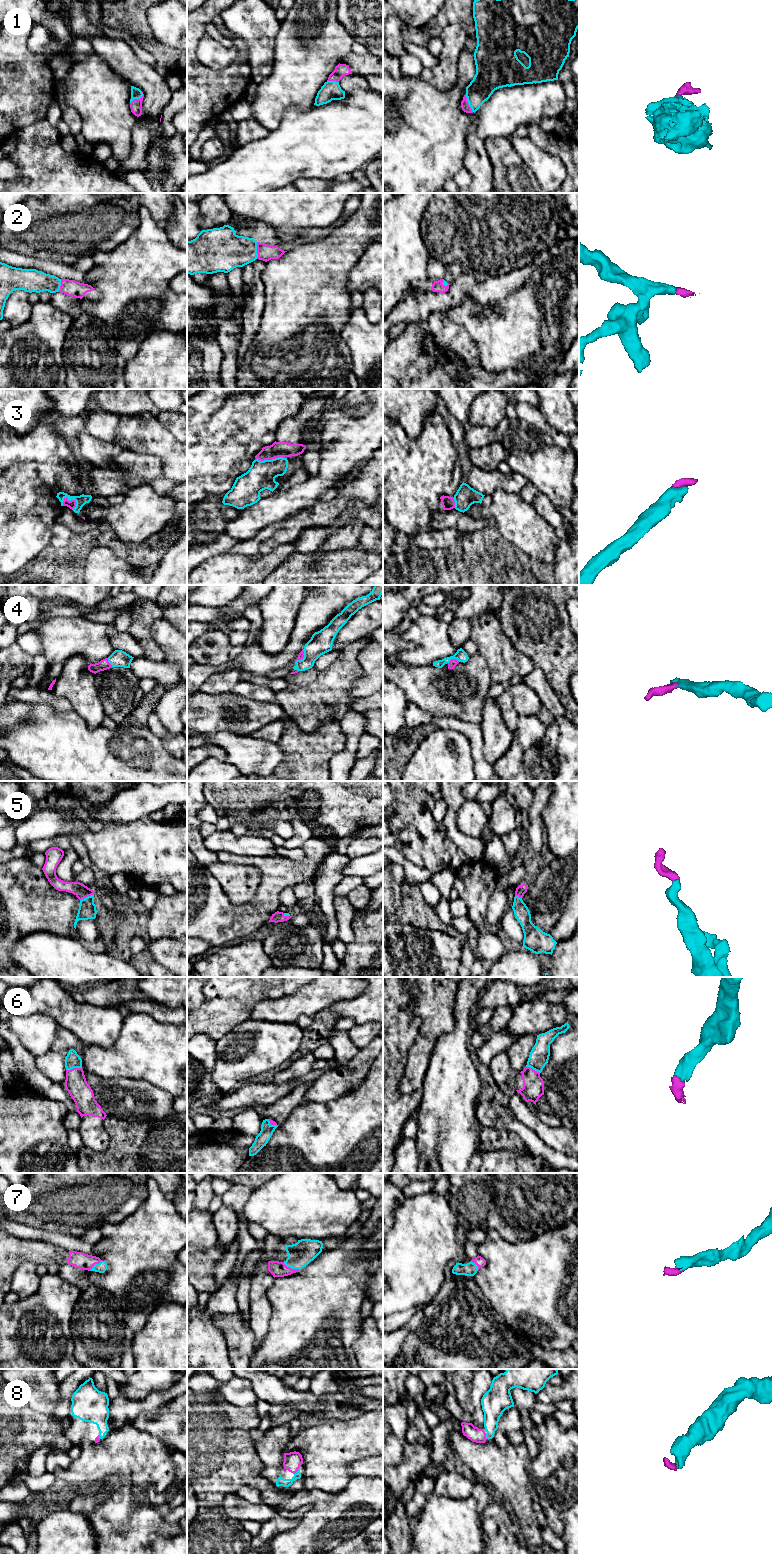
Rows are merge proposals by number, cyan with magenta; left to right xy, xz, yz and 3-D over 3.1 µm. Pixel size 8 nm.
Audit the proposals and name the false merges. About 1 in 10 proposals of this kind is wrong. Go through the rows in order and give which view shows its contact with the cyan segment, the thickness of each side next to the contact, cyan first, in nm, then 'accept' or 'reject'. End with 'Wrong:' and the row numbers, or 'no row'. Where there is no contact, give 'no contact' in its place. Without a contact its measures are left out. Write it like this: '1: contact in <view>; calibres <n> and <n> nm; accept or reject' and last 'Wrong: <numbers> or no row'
1: contact in yz; calibres 220 and 70 nm; accept
2: contact in xz; calibres 320 and 130 nm; accept
3: contact in xy; calibres 90 and 70 nm; accept
4: contact in yz; calibres 90 and 60 nm; accept
5: contact in xy; calibres 140 and 120 nm; accept
6: contact in xy; calibres 120 and 170 nm; accept
7: contact in xz; calibres 200 and 130 nm; accept
8: contact in xz; calibres 70 and 140 nm; accept
Wrong: no row

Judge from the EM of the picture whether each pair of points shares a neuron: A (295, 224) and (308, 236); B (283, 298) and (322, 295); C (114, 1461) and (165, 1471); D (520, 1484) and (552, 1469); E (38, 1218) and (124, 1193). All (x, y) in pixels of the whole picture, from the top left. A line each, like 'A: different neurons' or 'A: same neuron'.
A: different neurons
B: same neuron
C: same neuron
D: different neurons
E: same neuron

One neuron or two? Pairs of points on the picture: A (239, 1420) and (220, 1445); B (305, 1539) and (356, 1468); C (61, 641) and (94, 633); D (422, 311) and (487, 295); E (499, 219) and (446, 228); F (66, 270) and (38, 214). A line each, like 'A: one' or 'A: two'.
A: one
B: two
C: one
D: one
E: one
F: two

